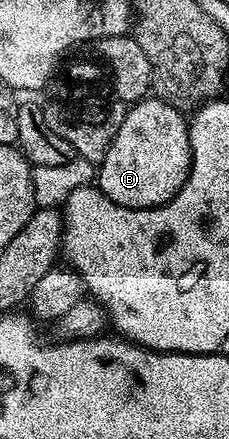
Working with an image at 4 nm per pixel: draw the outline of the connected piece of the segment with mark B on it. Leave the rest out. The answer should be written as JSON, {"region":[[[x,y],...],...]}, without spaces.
{"region":[[[145,98],[131,105],[127,109],[128,112],[124,116],[121,124],[115,125],[116,133],[110,142],[110,150],[106,150],[104,160],[98,166],[98,187],[102,194],[106,194],[106,198],[110,198],[114,202],[118,202],[118,206],[126,206],[127,208],[158,208],[161,204],[170,202],[178,194],[178,190],[182,190],[182,186],[188,177],[188,171],[192,168],[192,147],[190,146],[190,138],[188,137],[189,121],[183,116],[181,109],[175,104],[170,104],[166,100],[159,98]]]}

